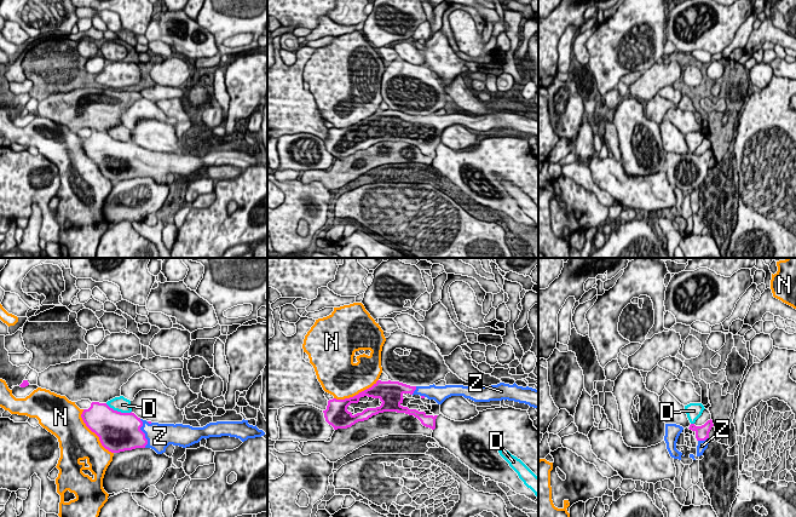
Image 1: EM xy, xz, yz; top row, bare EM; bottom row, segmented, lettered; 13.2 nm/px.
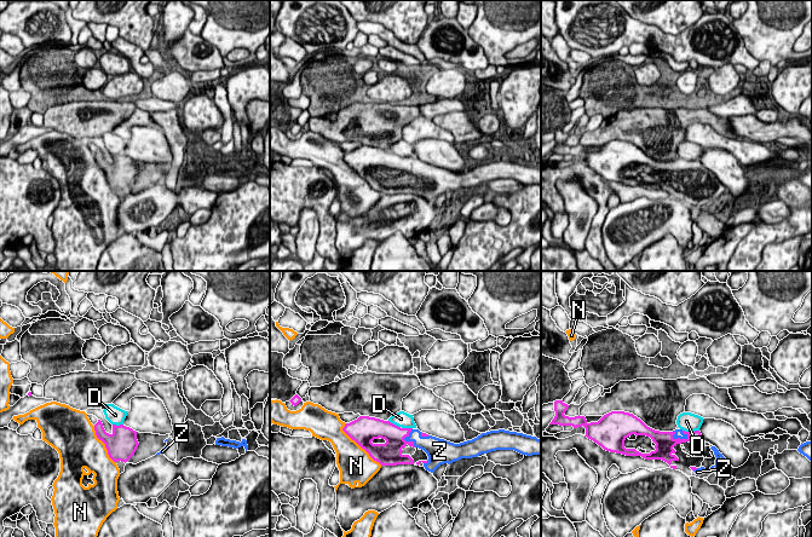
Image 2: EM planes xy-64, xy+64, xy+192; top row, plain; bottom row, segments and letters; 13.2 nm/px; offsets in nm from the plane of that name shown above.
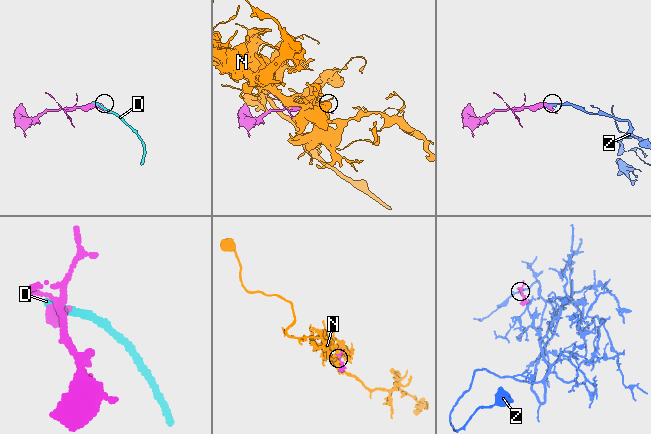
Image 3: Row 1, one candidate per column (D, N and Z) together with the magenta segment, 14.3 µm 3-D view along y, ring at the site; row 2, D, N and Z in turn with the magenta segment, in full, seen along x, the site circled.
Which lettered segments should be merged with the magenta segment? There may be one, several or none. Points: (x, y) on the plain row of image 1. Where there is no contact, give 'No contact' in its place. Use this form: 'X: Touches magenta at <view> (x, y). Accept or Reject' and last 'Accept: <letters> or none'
D: Touches magenta at xy (119, 141). Reject
N: Touches magenta at xy (93, 160). Reject
Z: Touches magenta at xy (144, 162). Accept
Accept: Z

